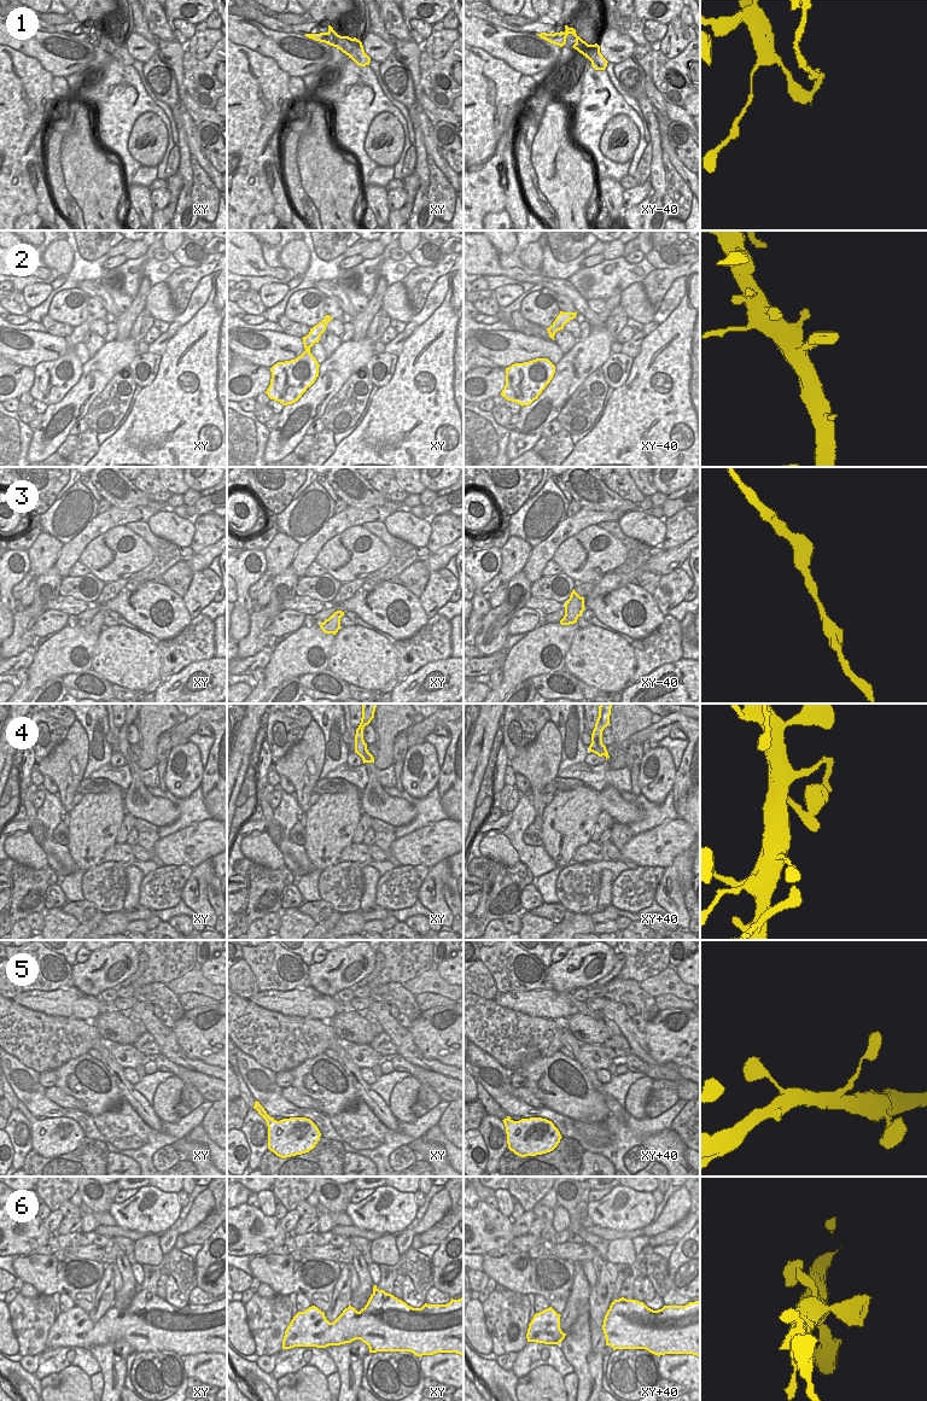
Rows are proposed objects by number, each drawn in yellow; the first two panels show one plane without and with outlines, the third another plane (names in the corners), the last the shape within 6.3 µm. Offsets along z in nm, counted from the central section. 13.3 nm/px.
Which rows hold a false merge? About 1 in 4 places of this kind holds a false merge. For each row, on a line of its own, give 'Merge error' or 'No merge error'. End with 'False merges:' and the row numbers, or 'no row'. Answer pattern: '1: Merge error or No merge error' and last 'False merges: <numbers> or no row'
1: Merge error
2: No merge error
3: No merge error
4: Merge error
5: No merge error
6: No merge error
False merges: 1, 4

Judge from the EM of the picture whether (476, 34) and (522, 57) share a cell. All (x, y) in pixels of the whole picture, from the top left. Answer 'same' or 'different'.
same

